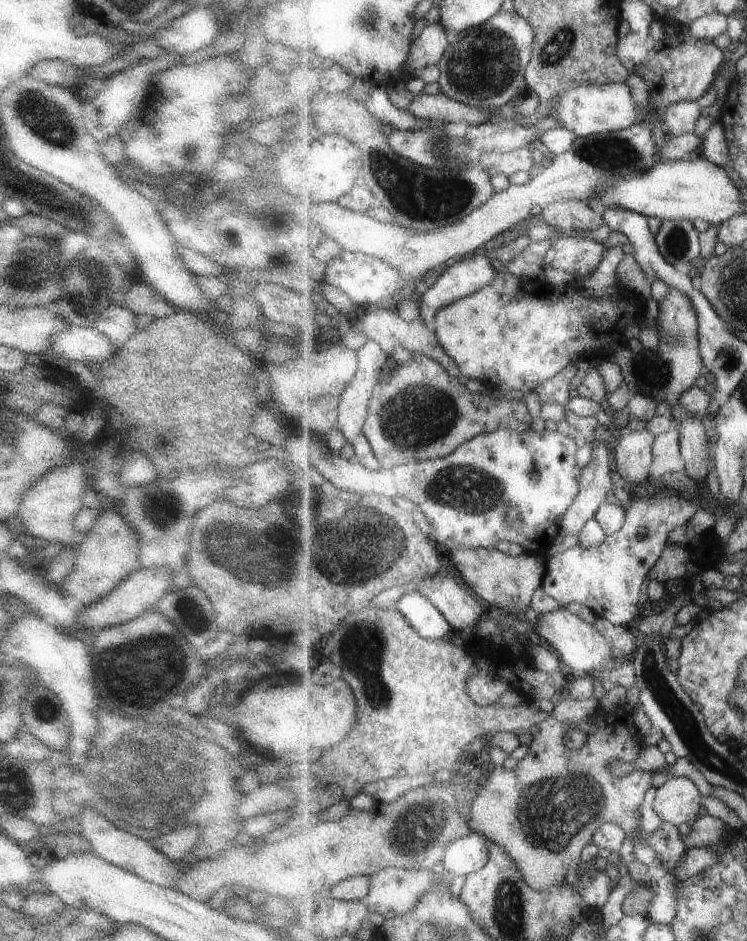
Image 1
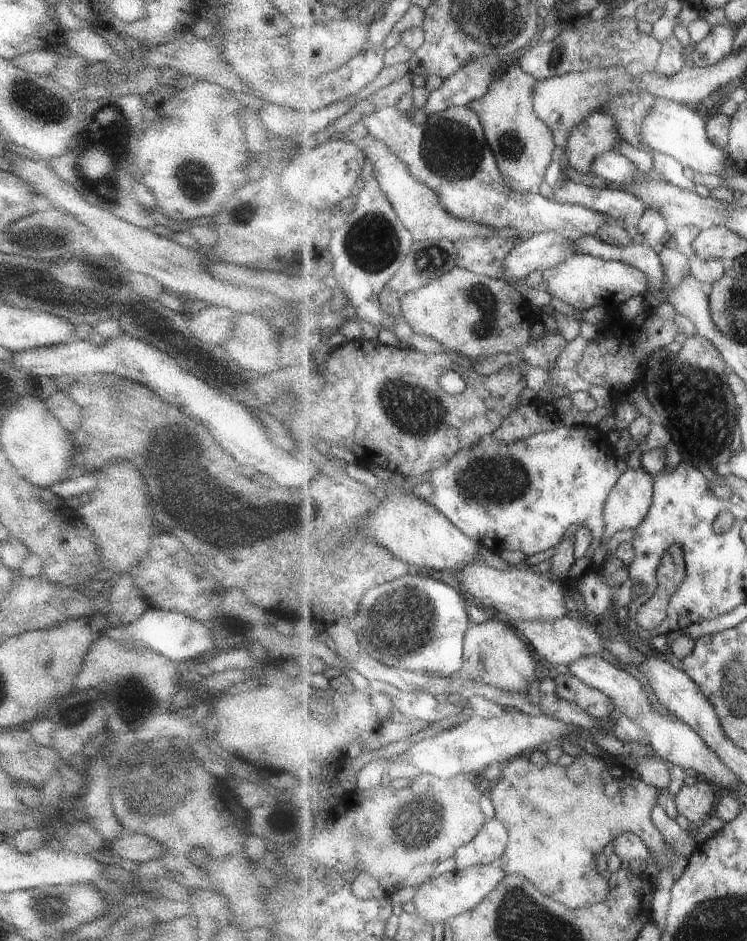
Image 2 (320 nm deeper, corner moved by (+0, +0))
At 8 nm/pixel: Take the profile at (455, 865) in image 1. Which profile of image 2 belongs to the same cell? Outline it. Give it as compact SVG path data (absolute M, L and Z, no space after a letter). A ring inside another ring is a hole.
M495 818L487 820L481 832L473 840L467 842L467 844L459 846L459 849L455 852L456 869L467 869L469 866L484 866L499 861L499 858L506 853L505 846L507 846L509 839L510 835L507 832L507 828L499 820Z

